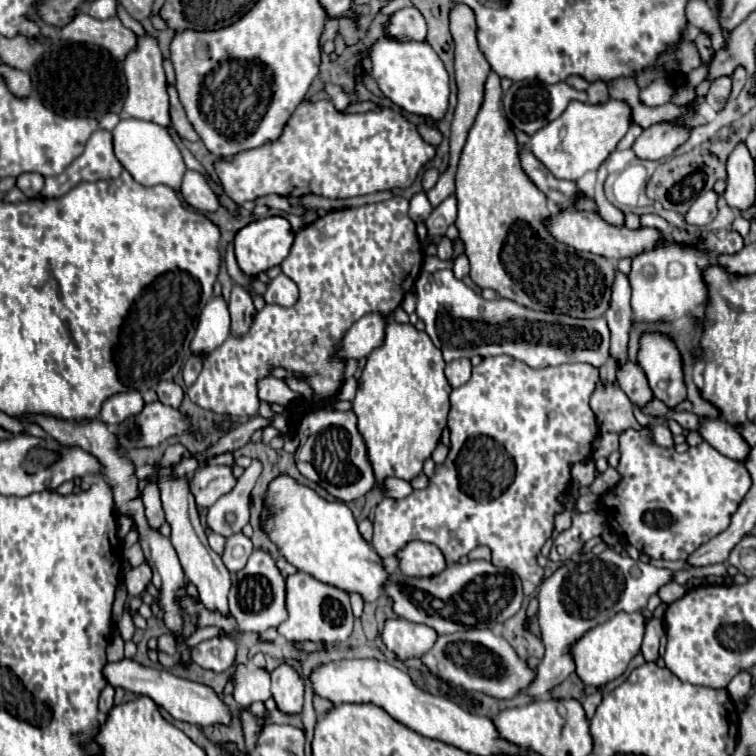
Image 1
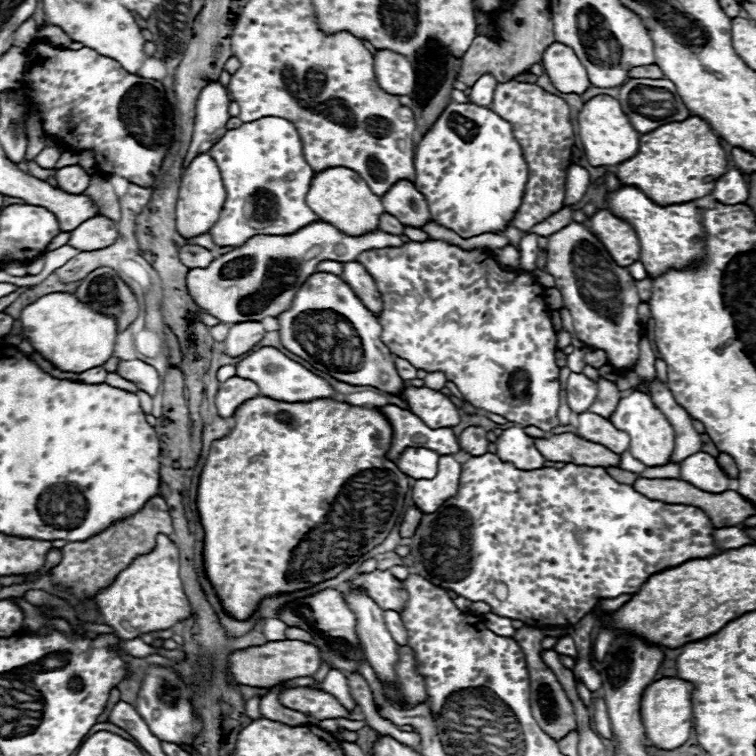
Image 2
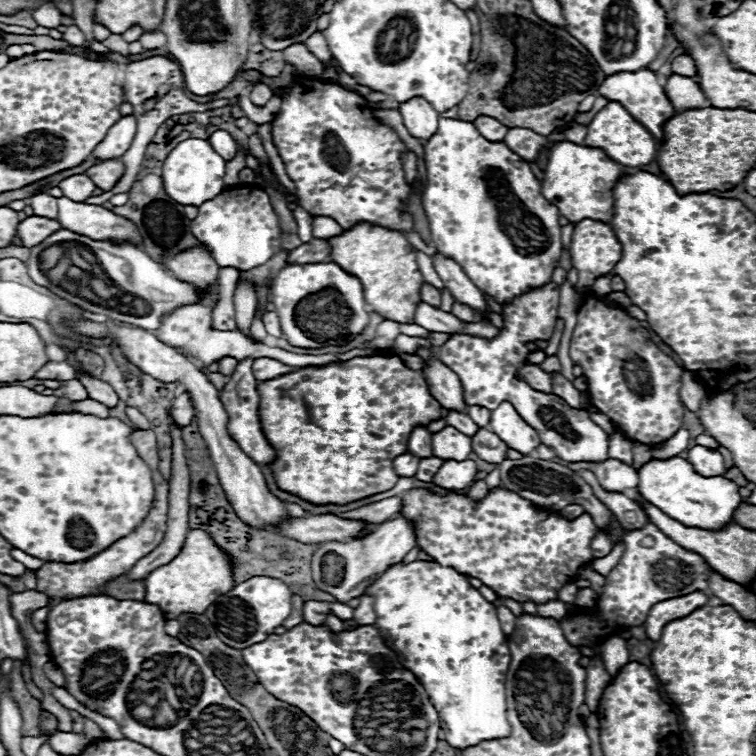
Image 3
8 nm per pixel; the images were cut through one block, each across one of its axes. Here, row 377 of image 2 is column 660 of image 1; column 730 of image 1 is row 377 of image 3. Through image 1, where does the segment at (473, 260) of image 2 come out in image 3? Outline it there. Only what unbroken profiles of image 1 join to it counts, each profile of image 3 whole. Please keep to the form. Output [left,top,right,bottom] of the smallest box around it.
[438,282,608,462]

